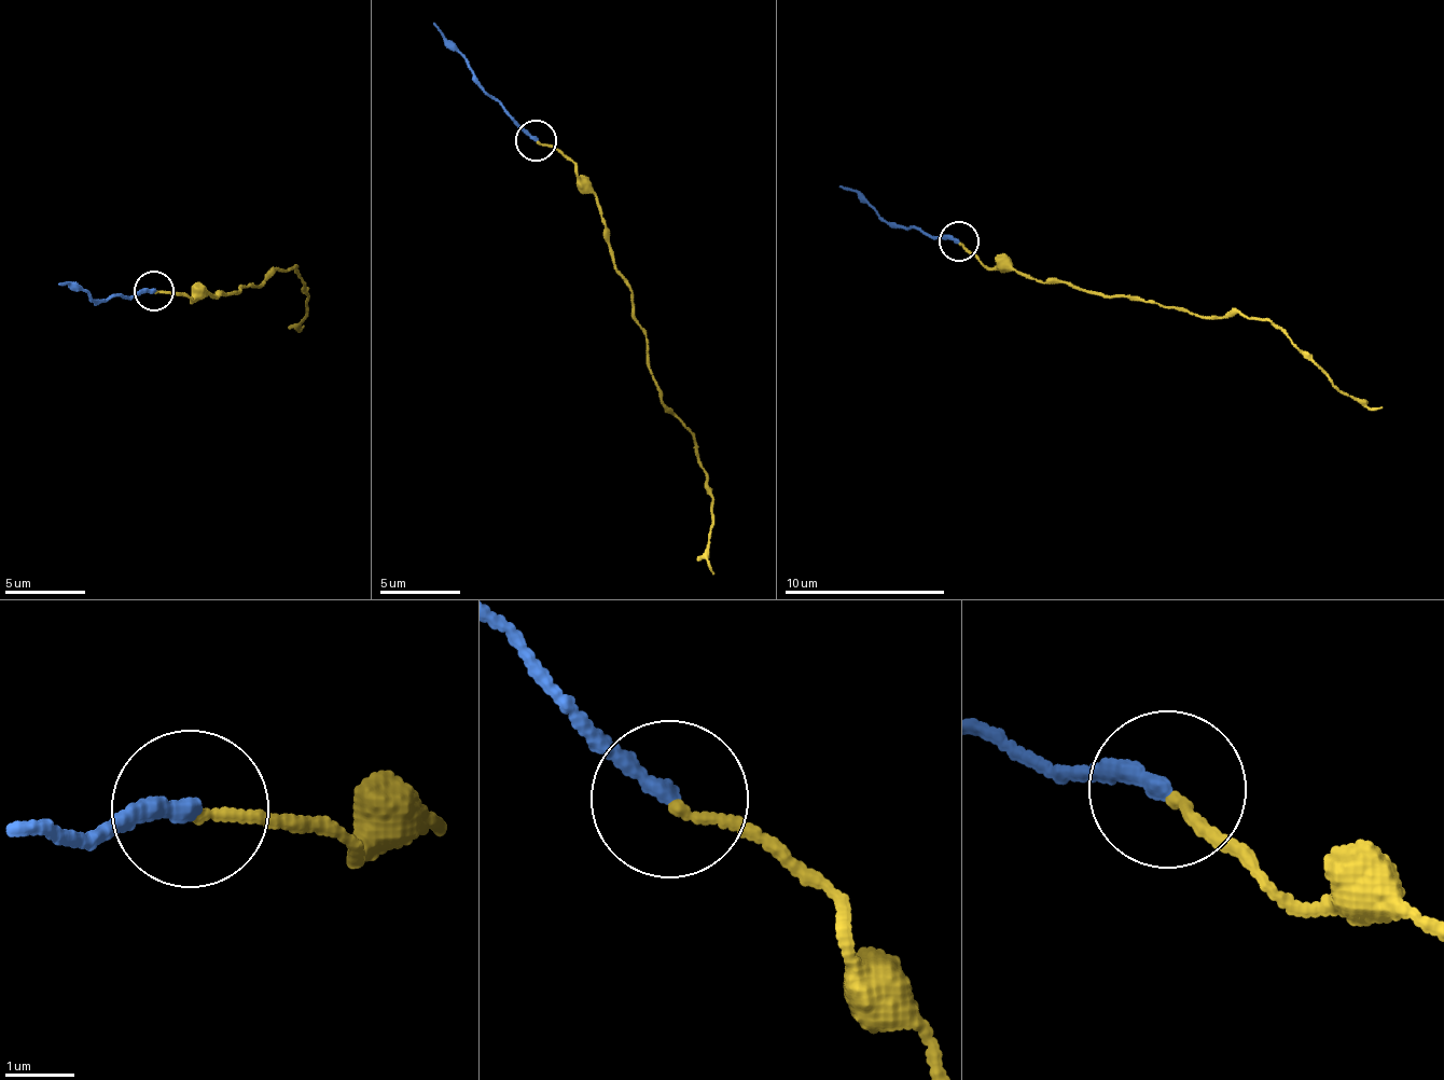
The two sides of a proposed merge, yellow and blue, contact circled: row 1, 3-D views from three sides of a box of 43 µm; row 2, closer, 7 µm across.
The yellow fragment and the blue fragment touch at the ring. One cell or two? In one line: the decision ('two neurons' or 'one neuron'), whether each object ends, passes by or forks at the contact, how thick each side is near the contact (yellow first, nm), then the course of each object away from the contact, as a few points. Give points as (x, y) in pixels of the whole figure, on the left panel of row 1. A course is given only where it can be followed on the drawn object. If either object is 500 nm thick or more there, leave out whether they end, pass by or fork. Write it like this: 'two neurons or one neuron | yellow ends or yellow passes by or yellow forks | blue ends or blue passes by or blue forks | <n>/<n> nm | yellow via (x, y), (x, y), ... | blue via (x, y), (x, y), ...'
two neurons | yellow ends | blue ends | 140/280 nm | yellow via (154, 291), (193, 301), (239, 292), (238, 286), (295, 266), (299, 331), (302, 323) | blue via (154, 291), (97, 303), (59, 284)

